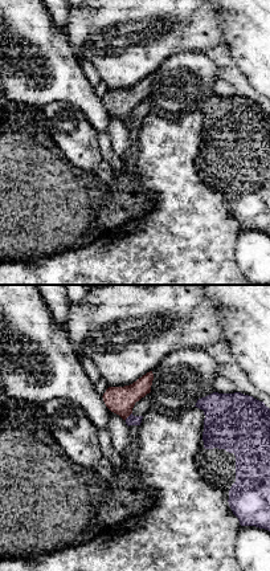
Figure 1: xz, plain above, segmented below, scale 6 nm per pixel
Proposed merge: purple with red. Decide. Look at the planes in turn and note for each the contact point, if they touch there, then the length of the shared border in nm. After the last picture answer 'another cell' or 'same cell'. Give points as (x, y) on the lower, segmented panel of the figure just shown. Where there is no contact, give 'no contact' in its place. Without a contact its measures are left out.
(129, 416) | 60 nm

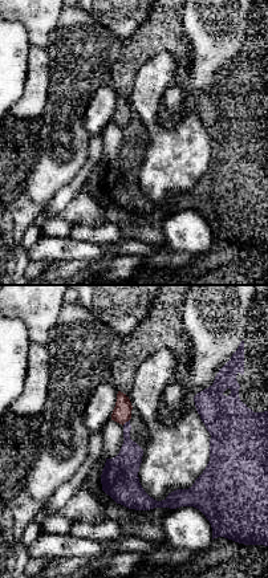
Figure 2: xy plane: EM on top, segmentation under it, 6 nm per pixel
(126, 422) | 60 nm

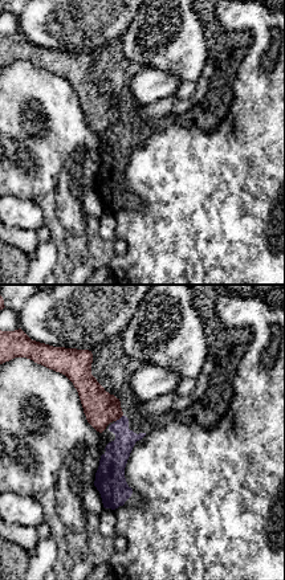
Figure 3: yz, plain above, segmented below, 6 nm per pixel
(119, 419) | 60 nm

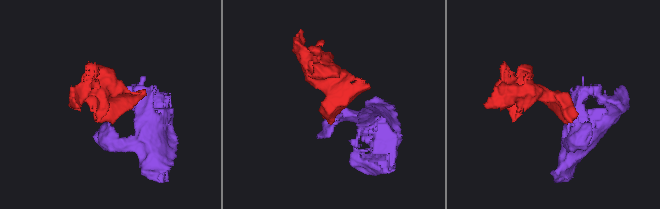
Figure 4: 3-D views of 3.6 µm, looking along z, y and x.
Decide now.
another cell

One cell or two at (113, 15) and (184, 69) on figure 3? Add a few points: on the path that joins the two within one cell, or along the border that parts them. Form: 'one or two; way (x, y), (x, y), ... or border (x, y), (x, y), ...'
two; border (135, 13), (135, 17), (122, 32)

